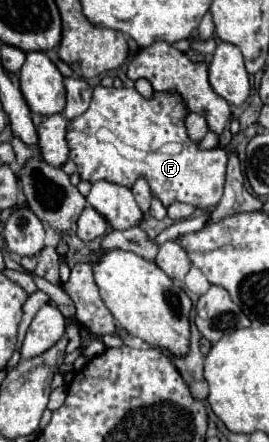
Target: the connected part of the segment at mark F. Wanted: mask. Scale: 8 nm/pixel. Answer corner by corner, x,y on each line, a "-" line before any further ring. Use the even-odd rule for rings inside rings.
96,85
88,111
76,117
72,121
72,129
68,129
66,139
70,145
70,159
78,165
78,173
84,181
94,183
100,179
108,179
112,183
132,187
138,177
144,177
150,185
152,195
156,195
164,207
174,201
182,201
194,205
196,209
212,209
218,205
218,199
222,199
228,153
224,149
200,151
198,143
192,143
186,135
186,115
188,109
174,93
154,93
152,99
144,99
136,89
114,89

